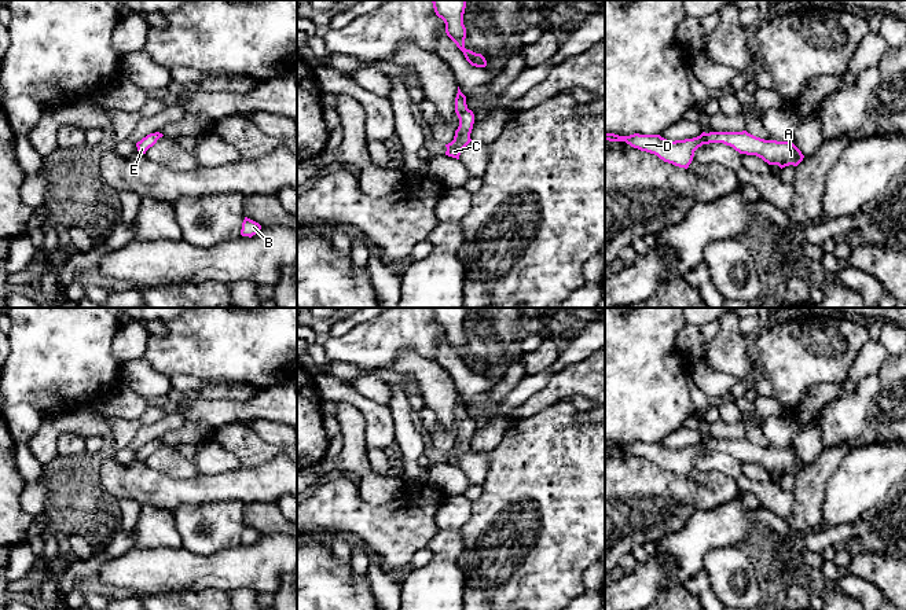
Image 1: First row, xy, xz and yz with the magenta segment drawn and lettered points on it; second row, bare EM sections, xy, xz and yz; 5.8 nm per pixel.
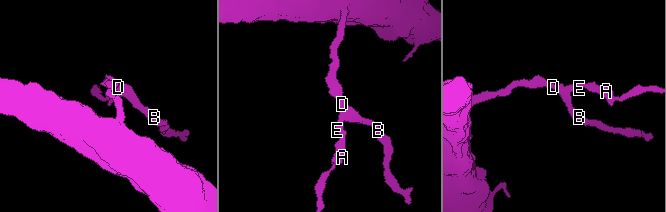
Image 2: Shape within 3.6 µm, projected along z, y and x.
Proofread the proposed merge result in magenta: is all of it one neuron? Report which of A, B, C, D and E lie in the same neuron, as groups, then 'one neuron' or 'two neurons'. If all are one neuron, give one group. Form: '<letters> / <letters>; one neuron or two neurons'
A B C D E; one neuron

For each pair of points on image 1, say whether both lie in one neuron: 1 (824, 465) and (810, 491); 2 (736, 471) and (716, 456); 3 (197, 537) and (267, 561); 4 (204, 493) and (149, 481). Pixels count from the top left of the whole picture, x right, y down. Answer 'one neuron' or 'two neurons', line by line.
1: one neuron
2: one neuron
3: two neurons
4: one neuron

